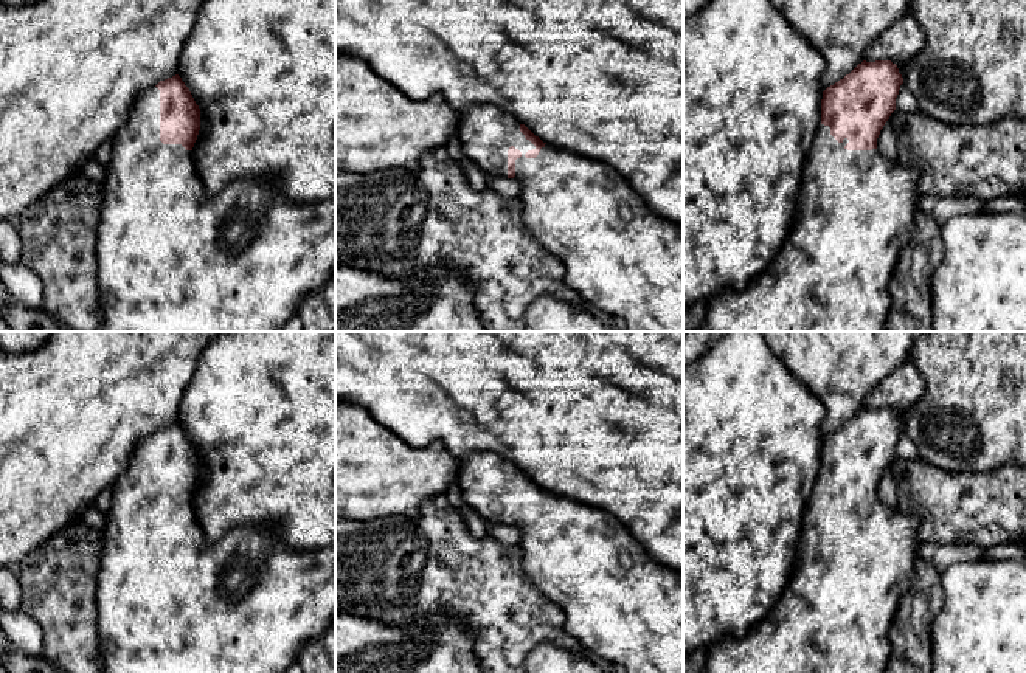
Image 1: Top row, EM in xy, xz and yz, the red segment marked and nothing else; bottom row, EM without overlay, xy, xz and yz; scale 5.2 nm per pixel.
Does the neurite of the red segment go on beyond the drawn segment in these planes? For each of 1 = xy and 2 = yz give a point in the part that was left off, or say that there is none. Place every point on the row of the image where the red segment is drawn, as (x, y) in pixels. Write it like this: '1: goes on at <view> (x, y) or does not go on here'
1: goes on at xy (171, 258)
2: goes on at yz (856, 214)

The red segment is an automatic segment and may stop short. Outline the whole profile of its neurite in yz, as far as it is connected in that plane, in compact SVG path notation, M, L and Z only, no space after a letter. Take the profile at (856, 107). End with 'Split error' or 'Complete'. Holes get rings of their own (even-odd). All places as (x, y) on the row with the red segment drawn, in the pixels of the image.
M863 60L823 91L821 123L802 164L798 217L790 234L779 254L742 292L708 301L706 318L697 332L885 332L893 304L889 279L911 239L920 195L920 169L888 160L877 149L902 84L903 78L891 60Z. Split error

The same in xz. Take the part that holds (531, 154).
M490 104L461 110L456 136L466 158L487 175L520 183L523 225L565 270L565 282L608 316L626 321L627 332L683 332L683 225L653 212L612 166L553 147L514 115Z. Split error

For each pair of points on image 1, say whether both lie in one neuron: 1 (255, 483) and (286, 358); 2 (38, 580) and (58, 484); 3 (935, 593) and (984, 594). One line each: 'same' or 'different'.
1: same
2: different
3: different

